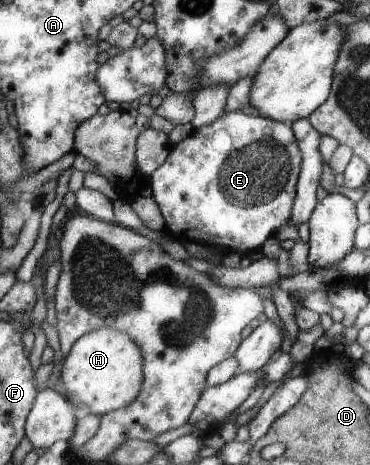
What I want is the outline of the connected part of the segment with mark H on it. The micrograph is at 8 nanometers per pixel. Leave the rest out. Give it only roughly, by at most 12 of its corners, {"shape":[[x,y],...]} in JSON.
{"shape":[[106,326],[74,345],[68,397],[40,389],[27,437],[36,449],[76,435],[81,414],[127,408],[144,353]]}

